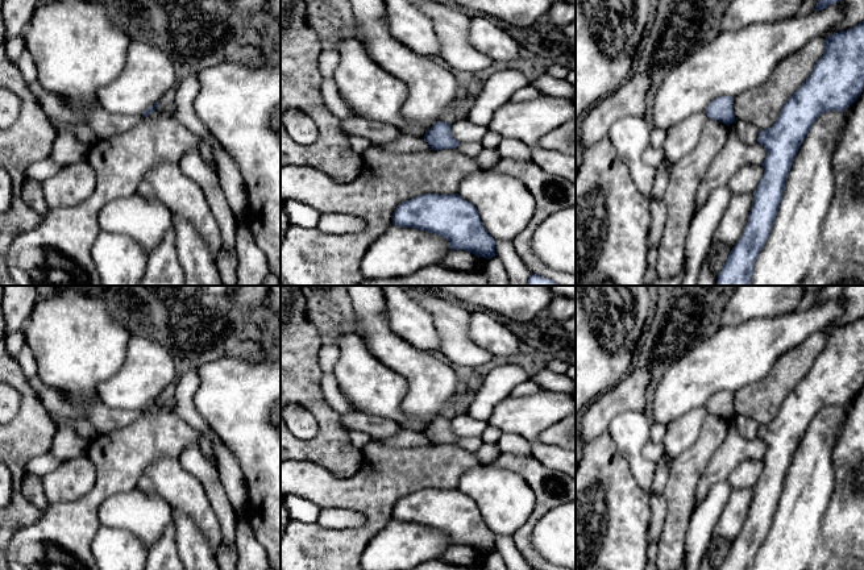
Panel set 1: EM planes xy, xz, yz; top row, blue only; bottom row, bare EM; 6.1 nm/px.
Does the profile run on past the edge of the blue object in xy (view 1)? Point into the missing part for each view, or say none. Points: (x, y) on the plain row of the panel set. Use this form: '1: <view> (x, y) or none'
1: none

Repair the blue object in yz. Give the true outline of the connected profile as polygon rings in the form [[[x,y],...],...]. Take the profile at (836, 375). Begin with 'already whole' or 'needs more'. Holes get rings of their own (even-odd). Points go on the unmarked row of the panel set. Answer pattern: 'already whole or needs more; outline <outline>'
already whole; outline [[[864,316],[857,321],[834,328],[826,333],[823,350],[815,358],[810,371],[784,399],[776,417],[759,427],[757,437],[765,442],[764,470],[753,487],[752,505],[743,531],[735,538],[719,570],[752,570],[753,559],[773,523],[785,477],[793,455],[817,413],[824,407],[843,407],[852,400],[864,384]]]

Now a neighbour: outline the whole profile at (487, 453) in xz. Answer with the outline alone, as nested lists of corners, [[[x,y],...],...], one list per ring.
[[[485,444],[477,450],[475,457],[481,465],[494,462],[502,454],[497,444]]]

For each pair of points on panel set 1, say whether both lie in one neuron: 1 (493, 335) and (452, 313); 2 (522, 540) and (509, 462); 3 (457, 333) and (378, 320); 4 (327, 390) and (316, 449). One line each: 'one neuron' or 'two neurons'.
1: two neurons
2: one neuron
3: two neurons
4: two neurons

